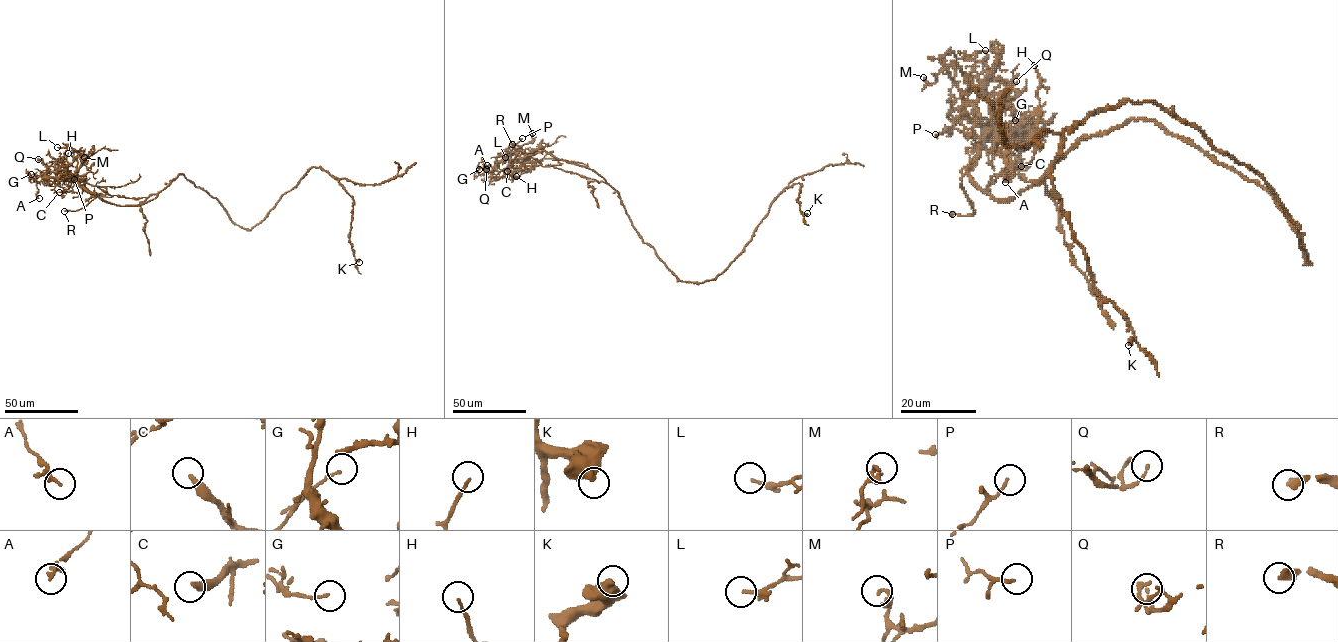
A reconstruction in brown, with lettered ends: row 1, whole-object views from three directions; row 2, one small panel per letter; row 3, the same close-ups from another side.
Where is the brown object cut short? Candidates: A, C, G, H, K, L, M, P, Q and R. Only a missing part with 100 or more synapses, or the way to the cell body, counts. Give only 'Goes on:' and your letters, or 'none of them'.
Goes on: R

